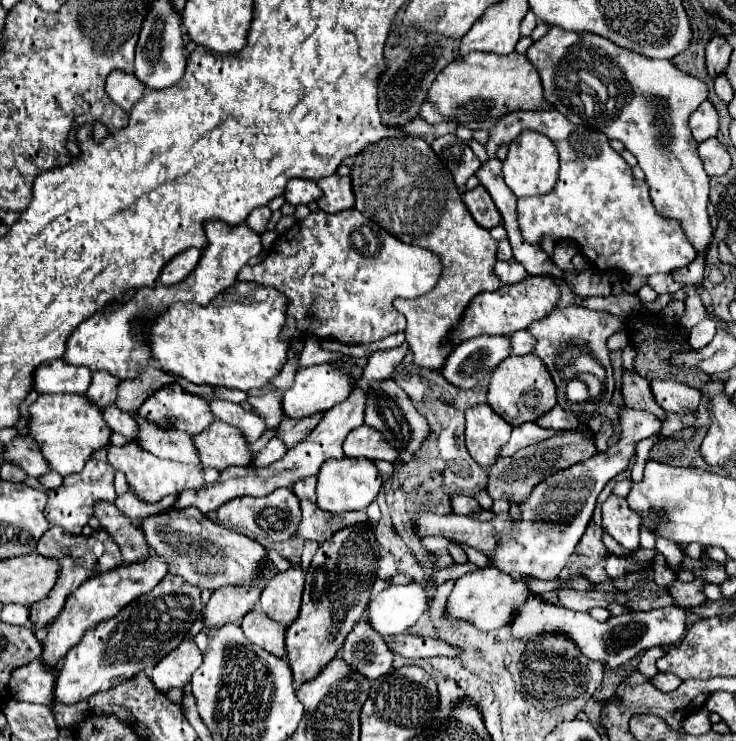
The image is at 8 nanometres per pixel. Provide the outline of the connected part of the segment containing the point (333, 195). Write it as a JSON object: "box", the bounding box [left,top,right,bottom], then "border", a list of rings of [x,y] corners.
{"box":[318,174,354,214],"border":[[[340,174],[326,176],[326,180],[318,180],[318,186],[324,192],[322,198],[318,200],[318,206],[324,212],[336,214],[354,206],[354,192],[352,192],[350,176],[340,176]]]}

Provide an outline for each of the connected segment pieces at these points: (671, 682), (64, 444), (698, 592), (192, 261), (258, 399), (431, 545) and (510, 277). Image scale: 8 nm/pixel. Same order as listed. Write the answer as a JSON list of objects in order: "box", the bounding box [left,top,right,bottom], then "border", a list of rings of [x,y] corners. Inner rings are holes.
[{"box":[650,674,682,692],"border":[[[656,674],[652,680],[650,680],[658,690],[662,690],[662,692],[672,692],[672,690],[676,690],[680,684],[682,684],[682,680],[678,678],[678,676],[674,676],[674,674]]]},{"box":[28,394,112,476],"border":[[[76,394],[38,396],[38,400],[28,408],[28,412],[30,412],[28,434],[40,446],[40,452],[48,466],[60,476],[80,472],[94,450],[106,448],[110,444],[112,430],[104,422],[98,408],[86,400],[86,396]]]},{"box":[668,578,706,610],"border":[[[694,578],[688,584],[676,580],[668,590],[670,590],[670,594],[674,594],[678,598],[678,602],[680,602],[678,606],[686,610],[686,606],[692,606],[692,604],[698,606],[700,602],[706,600],[706,596],[702,594],[702,586],[704,586],[704,580],[702,578]]]},{"box":[160,248,202,286],"border":[[[190,248],[190,250],[184,250],[180,256],[172,258],[166,268],[162,270],[162,276],[160,276],[160,284],[164,286],[172,286],[172,284],[178,284],[182,282],[198,264],[202,252],[198,248]]]},{"box":[248,392,282,426],"border":[[[270,392],[270,394],[250,394],[248,402],[254,406],[256,414],[266,420],[266,426],[278,426],[282,420],[282,408],[280,408],[280,396],[282,392]]]},{"box":[422,536,464,551],"border":[[[425,536],[422,538],[422,547],[430,551],[448,550],[450,542],[454,542],[456,546],[464,546],[462,542],[450,540],[450,538],[442,538],[442,536]]]},{"box":[494,258,528,284],"border":[[[514,258],[496,262],[494,272],[498,274],[502,284],[516,284],[516,282],[520,282],[520,280],[524,280],[528,276],[528,272],[522,268],[522,264],[518,264]]]}]

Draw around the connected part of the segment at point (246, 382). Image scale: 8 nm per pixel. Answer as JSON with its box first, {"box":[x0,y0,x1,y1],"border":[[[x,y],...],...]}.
{"box":[146,282,290,392],"border":[[[236,282],[234,286],[220,292],[208,306],[200,306],[194,302],[172,304],[170,310],[154,318],[154,324],[148,324],[146,330],[146,340],[150,342],[154,360],[158,360],[164,370],[174,372],[194,384],[226,386],[242,392],[252,392],[266,386],[270,378],[276,376],[288,362],[290,340],[280,340],[280,332],[286,324],[288,300],[282,296],[282,292],[274,288],[264,288],[264,296],[260,298],[258,288],[258,284]]]}

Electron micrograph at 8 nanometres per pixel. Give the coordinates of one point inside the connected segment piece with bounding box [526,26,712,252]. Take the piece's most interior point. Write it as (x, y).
(645, 103)

